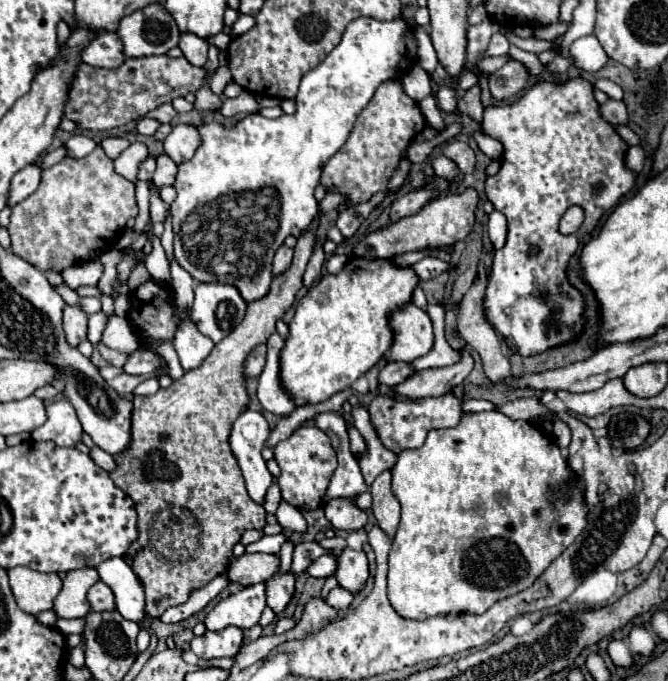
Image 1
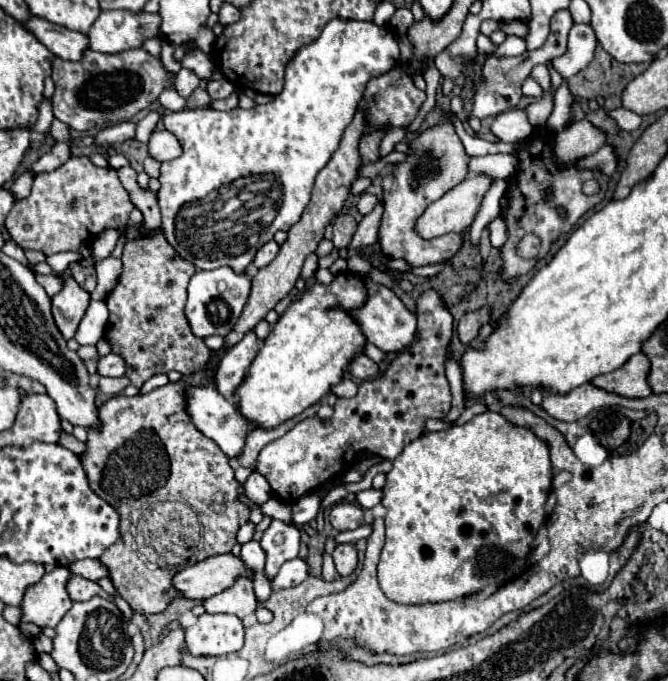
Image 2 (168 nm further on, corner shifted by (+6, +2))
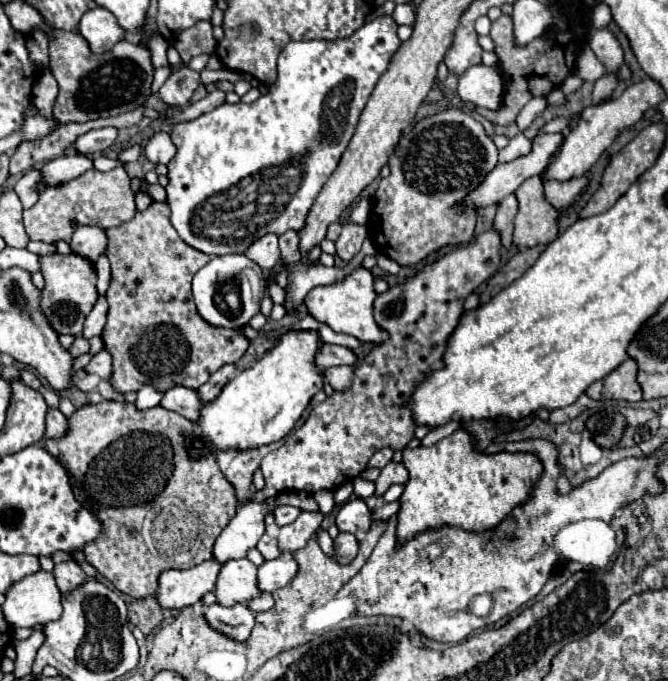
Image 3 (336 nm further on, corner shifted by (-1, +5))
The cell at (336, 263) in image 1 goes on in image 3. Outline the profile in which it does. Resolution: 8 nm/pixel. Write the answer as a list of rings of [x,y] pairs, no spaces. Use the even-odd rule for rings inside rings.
[[[289,230],[285,234],[279,236],[279,250],[281,250],[281,262],[285,264],[285,270],[289,273],[289,280],[291,280],[291,286],[289,286],[289,296],[287,296],[287,302],[285,302],[285,308],[287,310],[293,310],[297,308],[303,298],[307,296],[307,292],[315,286],[331,286],[335,282],[341,282],[343,278],[347,278],[351,271],[359,266],[362,263],[362,260],[365,256],[374,256],[377,252],[372,240],[367,237],[361,247],[359,254],[355,255],[354,258],[349,262],[347,266],[333,266],[333,268],[327,268],[327,266],[312,265],[308,259],[301,258],[299,254],[299,236],[295,230]]]

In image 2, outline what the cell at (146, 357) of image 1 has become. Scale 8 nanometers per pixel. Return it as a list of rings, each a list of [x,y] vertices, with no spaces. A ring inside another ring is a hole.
[[[108,353],[106,357],[98,359],[98,375],[122,377],[124,375],[124,359],[116,353]]]

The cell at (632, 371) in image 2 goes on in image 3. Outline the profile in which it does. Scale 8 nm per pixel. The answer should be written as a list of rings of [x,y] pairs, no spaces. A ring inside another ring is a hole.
[[[633,358],[625,360],[611,374],[593,382],[585,394],[595,400],[643,400],[643,392],[637,382],[637,362]]]

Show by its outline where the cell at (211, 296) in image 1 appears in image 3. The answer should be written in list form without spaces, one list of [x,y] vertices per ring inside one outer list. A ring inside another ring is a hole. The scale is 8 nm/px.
[[[225,254],[213,256],[207,266],[203,266],[193,276],[193,298],[197,310],[205,322],[219,328],[241,328],[259,314],[261,298],[265,296],[263,270],[255,266],[245,254]]]

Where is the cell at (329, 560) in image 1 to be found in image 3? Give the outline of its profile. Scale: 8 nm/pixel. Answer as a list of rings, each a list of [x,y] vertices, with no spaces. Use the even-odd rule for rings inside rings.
[[[279,556],[275,560],[259,566],[259,588],[265,592],[275,592],[287,586],[299,572],[299,564],[293,556]]]

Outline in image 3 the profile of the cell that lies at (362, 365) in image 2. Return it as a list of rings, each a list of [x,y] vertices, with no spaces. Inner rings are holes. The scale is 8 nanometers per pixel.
[[[325,344],[323,350],[317,354],[317,366],[323,370],[329,366],[355,366],[355,364],[357,364],[357,354],[345,346]]]

